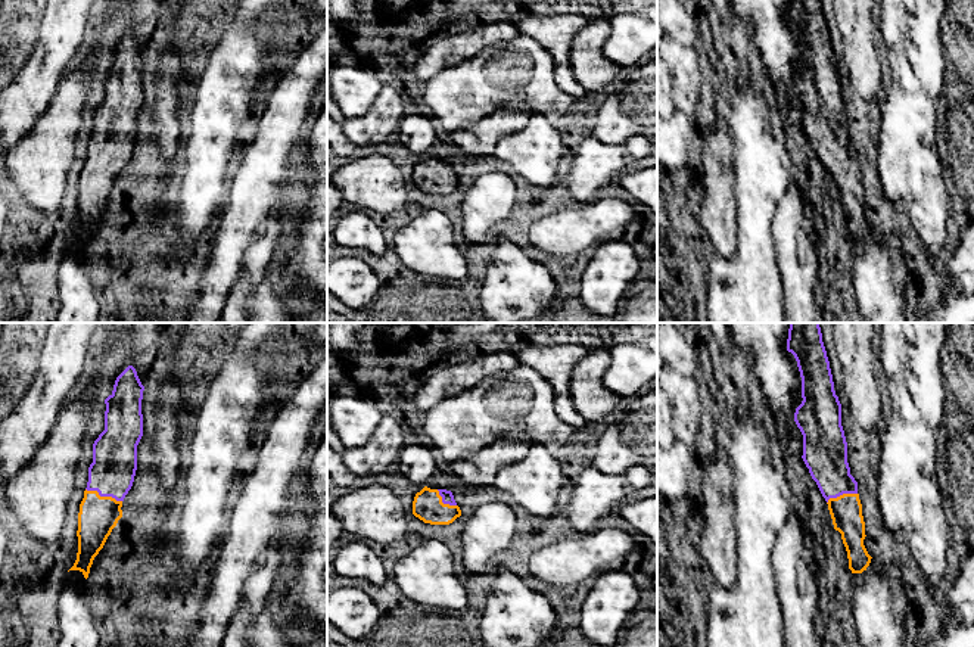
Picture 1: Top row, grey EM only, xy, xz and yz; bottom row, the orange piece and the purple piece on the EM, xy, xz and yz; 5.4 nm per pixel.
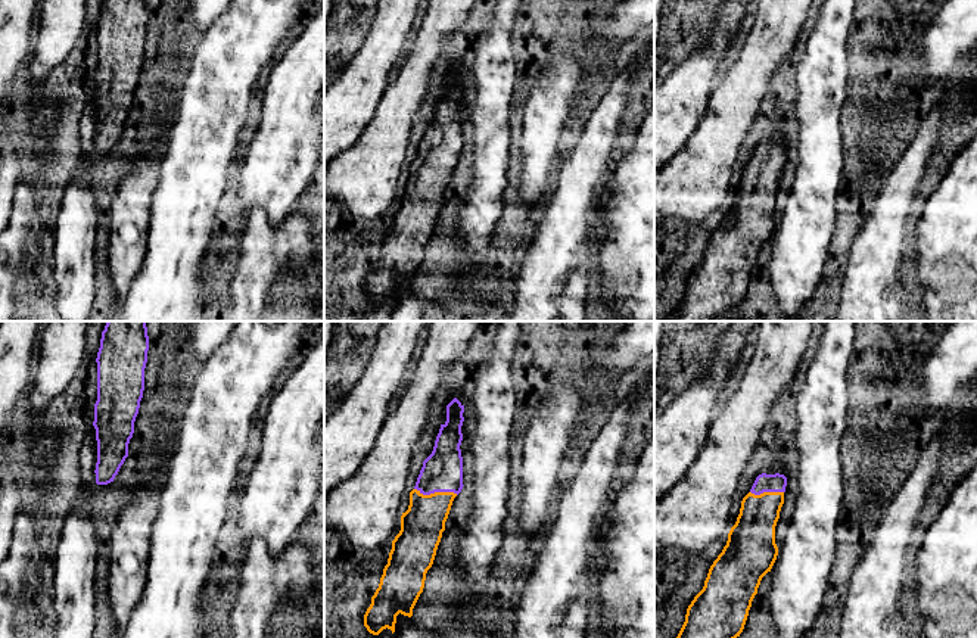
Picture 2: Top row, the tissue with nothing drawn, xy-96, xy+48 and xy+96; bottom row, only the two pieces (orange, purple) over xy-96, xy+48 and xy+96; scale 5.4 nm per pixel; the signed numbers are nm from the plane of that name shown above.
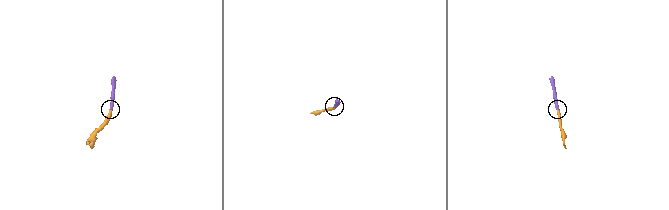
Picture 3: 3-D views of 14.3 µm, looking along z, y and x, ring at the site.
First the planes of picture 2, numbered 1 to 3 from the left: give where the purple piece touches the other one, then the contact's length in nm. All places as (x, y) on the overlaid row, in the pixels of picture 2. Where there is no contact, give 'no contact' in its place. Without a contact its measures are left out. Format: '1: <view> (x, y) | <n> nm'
1: no contact
2: xy+48 (436, 492) | 240 nm
3: xy+96 (767, 492) | 180 nm

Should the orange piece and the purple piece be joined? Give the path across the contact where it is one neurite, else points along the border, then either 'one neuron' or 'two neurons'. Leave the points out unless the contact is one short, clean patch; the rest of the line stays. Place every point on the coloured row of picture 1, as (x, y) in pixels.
way xy (97, 516), (103, 497), (114, 466); one neuron

